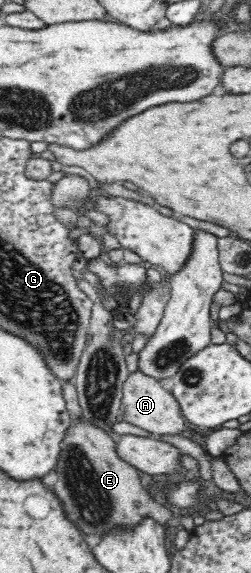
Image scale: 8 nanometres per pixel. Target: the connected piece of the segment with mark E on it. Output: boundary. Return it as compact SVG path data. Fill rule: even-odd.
M80 418L78 422L72 422L72 427L69 428L62 446L62 454L58 458L56 472L56 498L62 502L66 518L82 534L103 538L106 534L114 533L114 530L117 530L118 533L128 533L148 518L164 525L172 516L169 506L164 507L156 502L148 488L142 484L140 469L120 458L114 439L101 428L89 426L83 418Z

